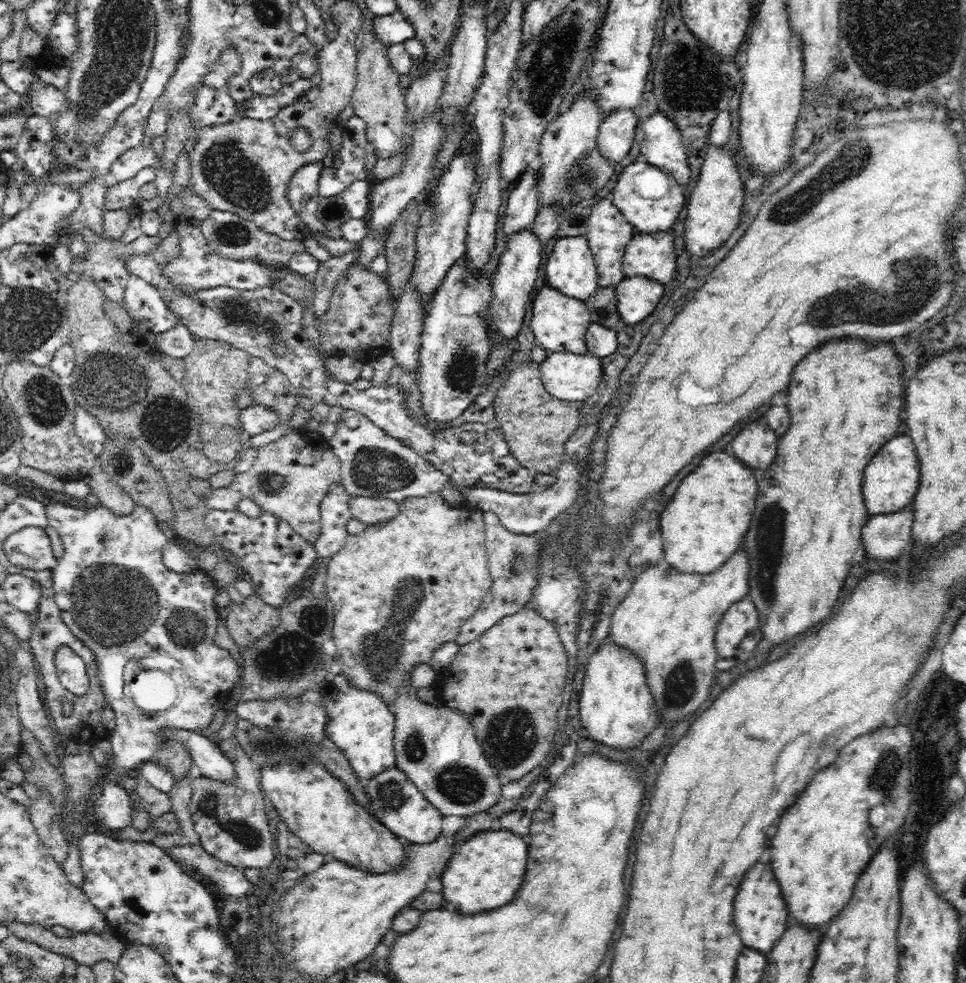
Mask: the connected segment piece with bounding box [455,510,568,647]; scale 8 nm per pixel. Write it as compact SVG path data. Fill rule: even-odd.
M490 510L483 512L484 529L486 531L485 549L488 568L493 583L490 592L486 594L478 610L467 620L455 638L456 644L462 646L476 640L485 630L494 626L501 618L510 616L530 601L534 588L538 584L538 560L540 560L540 544L544 538L555 537L562 534L568 526L568 512L562 512L543 531L532 534L510 532L500 522L498 516Z

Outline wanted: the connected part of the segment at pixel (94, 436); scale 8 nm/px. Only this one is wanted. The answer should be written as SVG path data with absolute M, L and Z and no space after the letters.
M76 405L75 419L73 420L76 436L87 449L90 449L97 457L104 448L106 434L94 414L89 413L80 405Z

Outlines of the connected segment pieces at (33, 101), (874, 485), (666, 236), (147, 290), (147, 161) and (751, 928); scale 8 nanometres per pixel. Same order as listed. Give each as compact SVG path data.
M36 74L35 81L28 87L25 92L25 98L31 98L27 104L35 114L43 117L54 117L60 112L68 110L68 99L66 99L65 89L58 89L52 84L42 80L40 75Z
M896 436L874 458L864 470L864 502L868 508L870 516L876 514L892 514L900 512L901 508L912 504L918 490L918 480L920 480L920 462L918 462L917 452L915 451L914 441L910 436Z
M672 230L642 234L635 232L623 257L625 277L642 276L666 284L677 267Z
M132 277L126 284L124 303L128 315L138 321L139 335L145 332L160 334L170 330L176 322L177 316L166 307L160 294L151 284Z
M140 143L136 148L123 152L110 168L110 181L117 184L123 180L134 178L140 170L154 166L157 161L151 144Z
M758 862L750 872L746 872L746 878L742 880L742 886L740 886L736 902L734 902L734 924L738 928L738 934L742 936L746 946L756 948L766 954L772 950L772 946L784 934L788 916L790 916L790 912L786 908L782 890L774 878L772 868Z

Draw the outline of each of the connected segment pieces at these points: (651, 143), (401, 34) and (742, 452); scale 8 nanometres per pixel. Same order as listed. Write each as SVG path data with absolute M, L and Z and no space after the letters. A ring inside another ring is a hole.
M657 110L639 127L645 134L640 154L651 165L673 172L674 178L685 188L690 180L690 165L676 124Z
M398 8L392 14L386 16L376 15L376 18L374 18L374 31L376 37L386 47L415 38L415 29L410 21L406 19L406 15Z
M764 420L750 422L742 426L742 430L732 440L733 454L750 464L752 468L766 470L769 464L773 463L777 453L777 440L779 436L774 434Z

